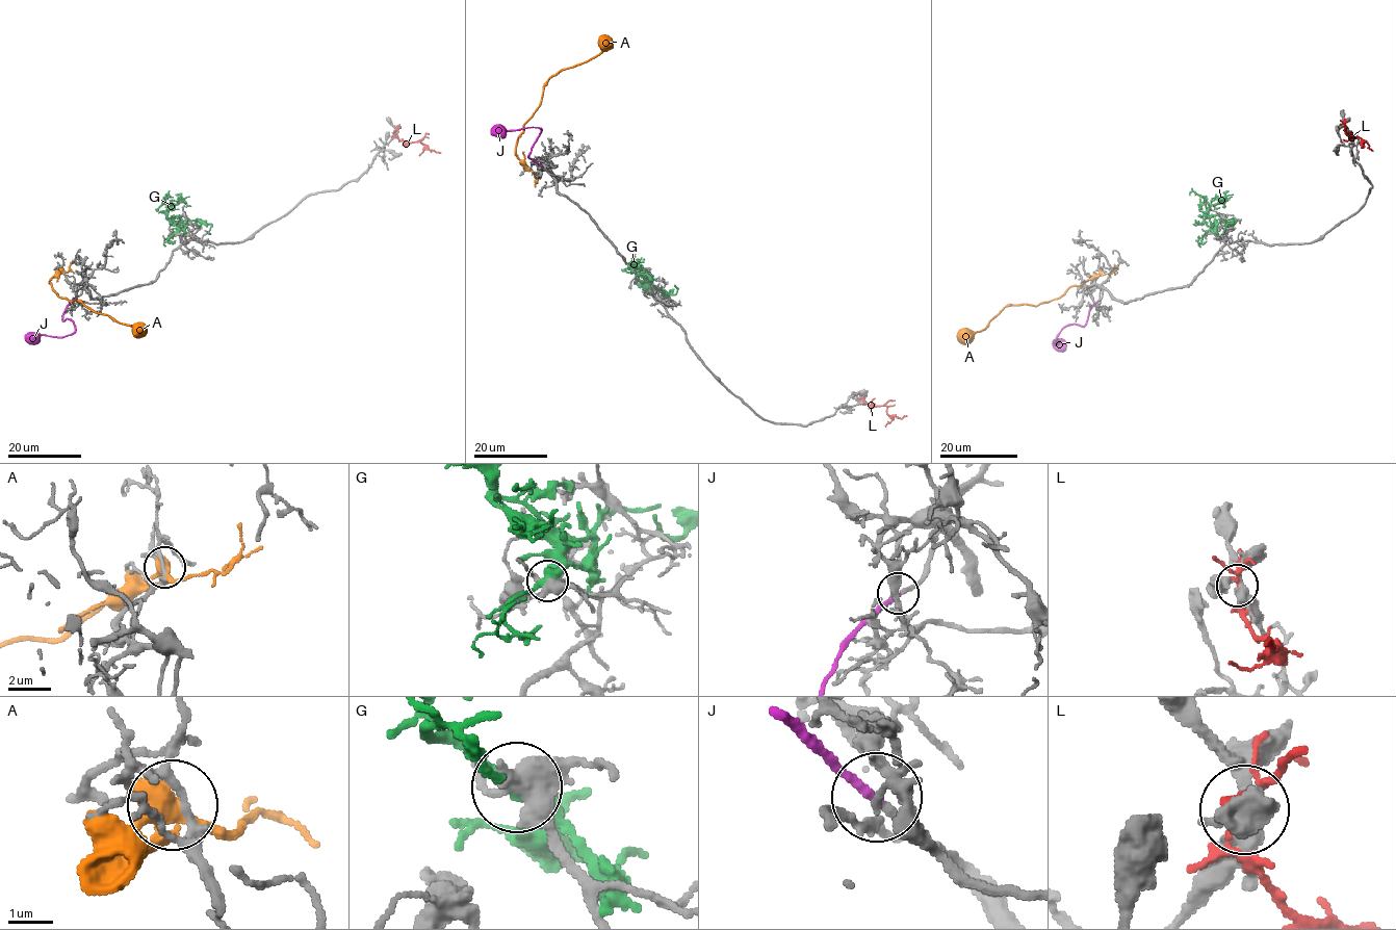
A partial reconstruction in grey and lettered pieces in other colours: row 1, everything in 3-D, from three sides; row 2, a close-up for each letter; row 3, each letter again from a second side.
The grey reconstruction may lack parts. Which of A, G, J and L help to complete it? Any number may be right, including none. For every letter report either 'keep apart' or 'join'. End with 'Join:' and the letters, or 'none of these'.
A: keep apart
G: keep apart
J: join
L: keep apart
Join: J

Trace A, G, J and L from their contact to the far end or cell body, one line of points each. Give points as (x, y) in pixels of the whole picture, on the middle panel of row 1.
A: (528, 170), (516, 154), (516, 144), (540, 102), (543, 85), (562, 70), (594, 58), (609, 37)
G: (643, 269), (644, 275), (634, 272), (639, 282), (655, 294)
J: (542, 166), (528, 157), (540, 128), (491, 133)
L: (861, 399), (872, 406), (886, 406), (888, 415), (901, 418), (906, 415)

